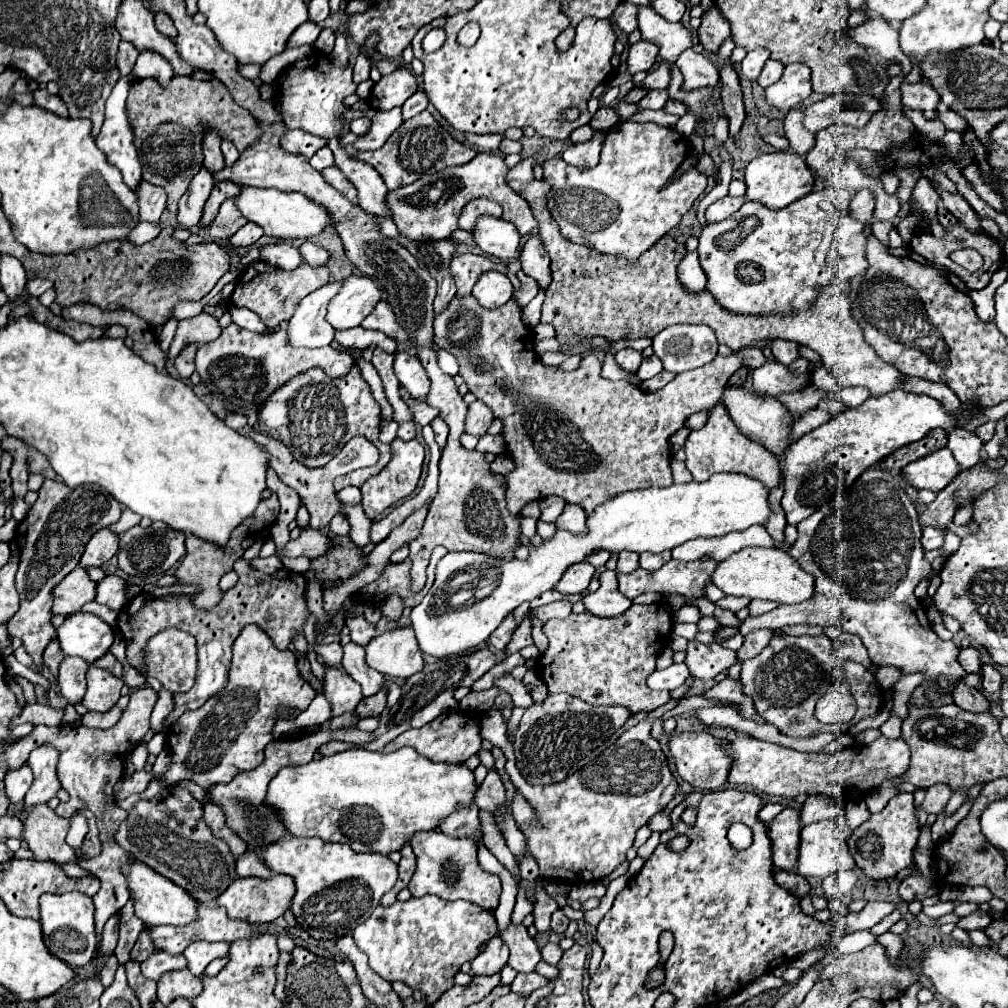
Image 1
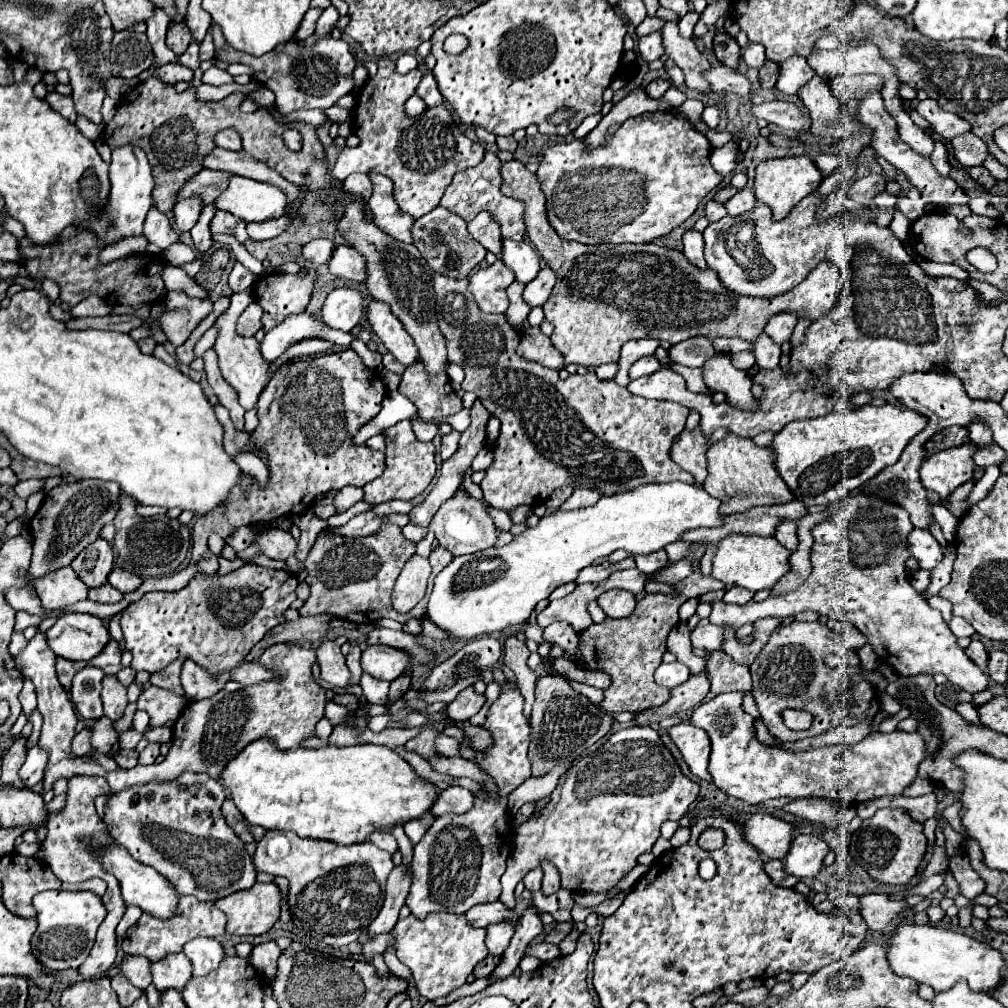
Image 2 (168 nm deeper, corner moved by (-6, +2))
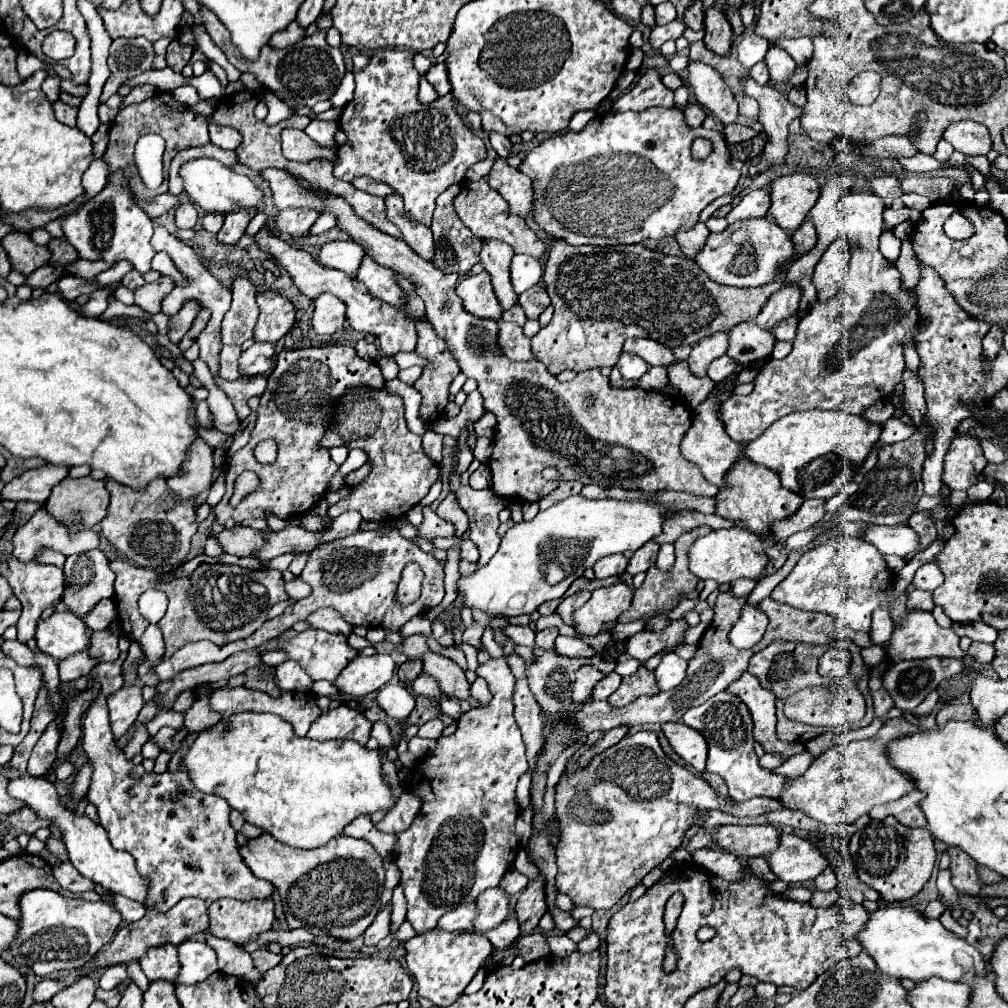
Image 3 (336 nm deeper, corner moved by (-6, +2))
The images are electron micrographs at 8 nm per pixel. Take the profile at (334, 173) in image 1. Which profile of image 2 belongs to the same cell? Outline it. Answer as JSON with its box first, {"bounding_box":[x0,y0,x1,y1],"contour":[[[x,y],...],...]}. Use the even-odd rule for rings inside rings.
{"bounding_box":[344,174,372,200],"contour":[[[350,174],[344,182],[344,190],[362,196],[364,200],[368,200],[372,196],[372,180],[368,174]]]}

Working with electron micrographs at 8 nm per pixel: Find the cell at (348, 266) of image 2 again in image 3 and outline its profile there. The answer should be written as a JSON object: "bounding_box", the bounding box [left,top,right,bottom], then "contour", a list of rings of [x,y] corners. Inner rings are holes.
{"bounding_box":[354,256,402,306],"contour":[[[364,256],[364,262],[360,264],[360,270],[354,274],[376,298],[392,304],[392,306],[400,306],[402,304],[402,290],[394,280],[394,272],[372,262],[372,258]]]}

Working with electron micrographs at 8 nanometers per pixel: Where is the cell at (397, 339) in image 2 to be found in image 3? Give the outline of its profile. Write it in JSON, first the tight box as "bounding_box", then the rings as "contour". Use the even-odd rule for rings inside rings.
{"bounding_box":[258,228,416,356],"contour":[[[262,228],[258,232],[258,246],[260,250],[264,252],[270,252],[274,256],[274,260],[278,264],[284,266],[284,270],[292,276],[294,284],[300,288],[300,292],[304,292],[308,298],[316,298],[320,292],[330,292],[334,296],[338,296],[346,306],[348,306],[348,322],[354,330],[358,332],[364,332],[364,334],[374,334],[380,342],[380,348],[384,354],[388,356],[394,356],[396,352],[412,352],[414,346],[416,346],[416,328],[414,328],[414,322],[408,320],[400,308],[396,306],[390,306],[386,304],[384,300],[378,300],[374,298],[368,288],[358,282],[354,276],[348,276],[340,270],[334,270],[334,268],[326,268],[326,266],[320,266],[306,250],[298,250],[298,248],[292,248],[288,242],[284,242],[278,234]]]}

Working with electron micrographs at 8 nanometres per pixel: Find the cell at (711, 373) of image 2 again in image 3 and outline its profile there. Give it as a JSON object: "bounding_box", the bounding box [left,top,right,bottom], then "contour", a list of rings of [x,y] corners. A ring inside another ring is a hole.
{"bounding_box":[688,332,728,374],"contour":[[[722,332],[694,344],[690,358],[688,358],[692,374],[704,374],[704,370],[708,370],[710,362],[720,358],[722,354],[726,354],[726,350],[728,350],[728,336]]]}

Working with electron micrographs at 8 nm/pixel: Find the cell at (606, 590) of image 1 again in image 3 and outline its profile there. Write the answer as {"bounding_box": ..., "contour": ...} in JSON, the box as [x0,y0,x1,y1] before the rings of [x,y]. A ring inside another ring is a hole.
{"bounding_box":[574,582,634,634],"contour":[[[624,582],[594,590],[592,598],[574,612],[578,634],[598,634],[604,622],[616,622],[618,616],[630,608],[632,598],[634,590]]]}

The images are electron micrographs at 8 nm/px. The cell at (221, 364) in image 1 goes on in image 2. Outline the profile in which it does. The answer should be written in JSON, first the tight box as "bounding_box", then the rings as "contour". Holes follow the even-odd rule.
{"bounding_box":[214,290,272,410],"contour":[[[244,290],[244,292],[238,292],[238,294],[232,294],[230,298],[230,306],[228,310],[216,320],[216,330],[218,330],[218,338],[216,338],[216,344],[214,344],[214,350],[218,352],[218,362],[220,362],[220,370],[222,370],[222,376],[224,380],[234,386],[238,390],[238,398],[240,398],[240,404],[250,410],[256,406],[256,398],[260,396],[260,392],[264,390],[264,386],[268,384],[270,380],[270,372],[268,368],[272,366],[272,362],[264,362],[264,358],[260,358],[260,350],[258,350],[258,342],[256,338],[244,338],[244,336],[238,336],[236,334],[236,320],[238,320],[238,314],[244,312],[246,308],[246,302],[254,302],[254,294],[250,290]]]}

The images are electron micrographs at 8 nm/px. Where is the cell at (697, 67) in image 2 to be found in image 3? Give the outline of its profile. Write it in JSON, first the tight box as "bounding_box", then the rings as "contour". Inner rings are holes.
{"bounding_box":[688,60,738,124],"contour":[[[690,60],[688,66],[688,86],[692,88],[698,104],[716,116],[722,124],[730,124],[738,116],[738,102],[732,90],[724,84],[722,76],[708,64]]]}

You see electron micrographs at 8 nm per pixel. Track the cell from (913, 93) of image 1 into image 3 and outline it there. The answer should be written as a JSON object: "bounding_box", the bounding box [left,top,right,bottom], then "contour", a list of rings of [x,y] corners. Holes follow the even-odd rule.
{"bounding_box":[944,122,992,156],"contour":[[[952,122],[952,126],[944,130],[944,140],[954,144],[954,150],[972,152],[972,156],[986,154],[992,148],[986,126],[980,126],[978,122]]]}

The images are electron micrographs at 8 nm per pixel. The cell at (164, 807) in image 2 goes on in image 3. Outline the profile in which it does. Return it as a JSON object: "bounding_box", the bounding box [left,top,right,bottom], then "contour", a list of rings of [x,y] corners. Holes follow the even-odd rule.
{"bounding_box":[82,692,272,912],"contour":[[[102,692],[96,694],[96,698],[90,702],[86,710],[82,734],[82,748],[94,764],[88,800],[98,808],[100,824],[108,832],[110,844],[118,850],[130,852],[136,860],[138,872],[150,880],[150,892],[144,904],[146,908],[166,912],[180,898],[186,896],[202,898],[210,904],[218,898],[234,898],[246,902],[252,898],[268,898],[272,894],[272,884],[256,878],[244,864],[238,852],[236,830],[230,826],[230,806],[224,798],[220,798],[218,794],[204,794],[196,790],[186,770],[148,774],[142,766],[134,766],[130,760],[126,760],[124,754],[120,754],[120,750],[116,750],[114,736],[108,724],[106,696]]]}

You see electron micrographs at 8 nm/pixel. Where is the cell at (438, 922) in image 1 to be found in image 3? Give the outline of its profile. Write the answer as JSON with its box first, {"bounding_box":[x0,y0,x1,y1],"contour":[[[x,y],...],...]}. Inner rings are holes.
{"bounding_box":[404,926,494,1006],"contour":[[[438,926],[406,940],[404,948],[408,972],[418,982],[418,994],[432,1000],[436,1006],[454,1004],[468,982],[474,978],[474,974],[480,970],[488,954],[492,954],[494,950],[490,940],[478,932],[448,932],[440,930]]]}

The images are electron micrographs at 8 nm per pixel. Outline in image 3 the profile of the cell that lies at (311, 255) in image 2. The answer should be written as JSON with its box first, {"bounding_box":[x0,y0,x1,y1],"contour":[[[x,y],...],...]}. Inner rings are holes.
{"bounding_box":[318,240,364,274],"contour":[[[354,240],[328,242],[320,248],[320,254],[318,254],[320,264],[342,270],[346,274],[354,274],[360,266],[362,258],[364,258],[364,250]]]}

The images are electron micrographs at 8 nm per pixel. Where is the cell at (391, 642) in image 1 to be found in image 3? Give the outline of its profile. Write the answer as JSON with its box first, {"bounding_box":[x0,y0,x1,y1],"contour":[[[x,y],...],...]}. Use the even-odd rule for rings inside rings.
{"bounding_box":[334,654,396,696],"contour":[[[388,654],[356,656],[334,682],[342,692],[350,696],[366,696],[380,690],[390,682],[396,662]]]}

